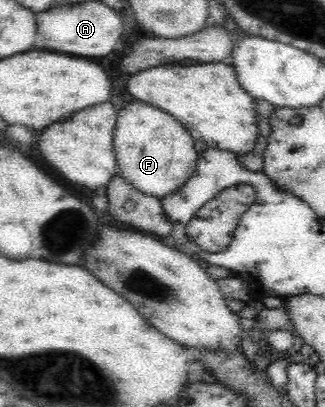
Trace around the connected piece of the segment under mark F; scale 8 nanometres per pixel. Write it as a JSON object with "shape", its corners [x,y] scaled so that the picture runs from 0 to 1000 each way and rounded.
{"shape":[[[425,246],[375,258],[357,283],[348,354],[363,428],[486,491],[542,474],[603,420],[612,351],[538,287]]]}

